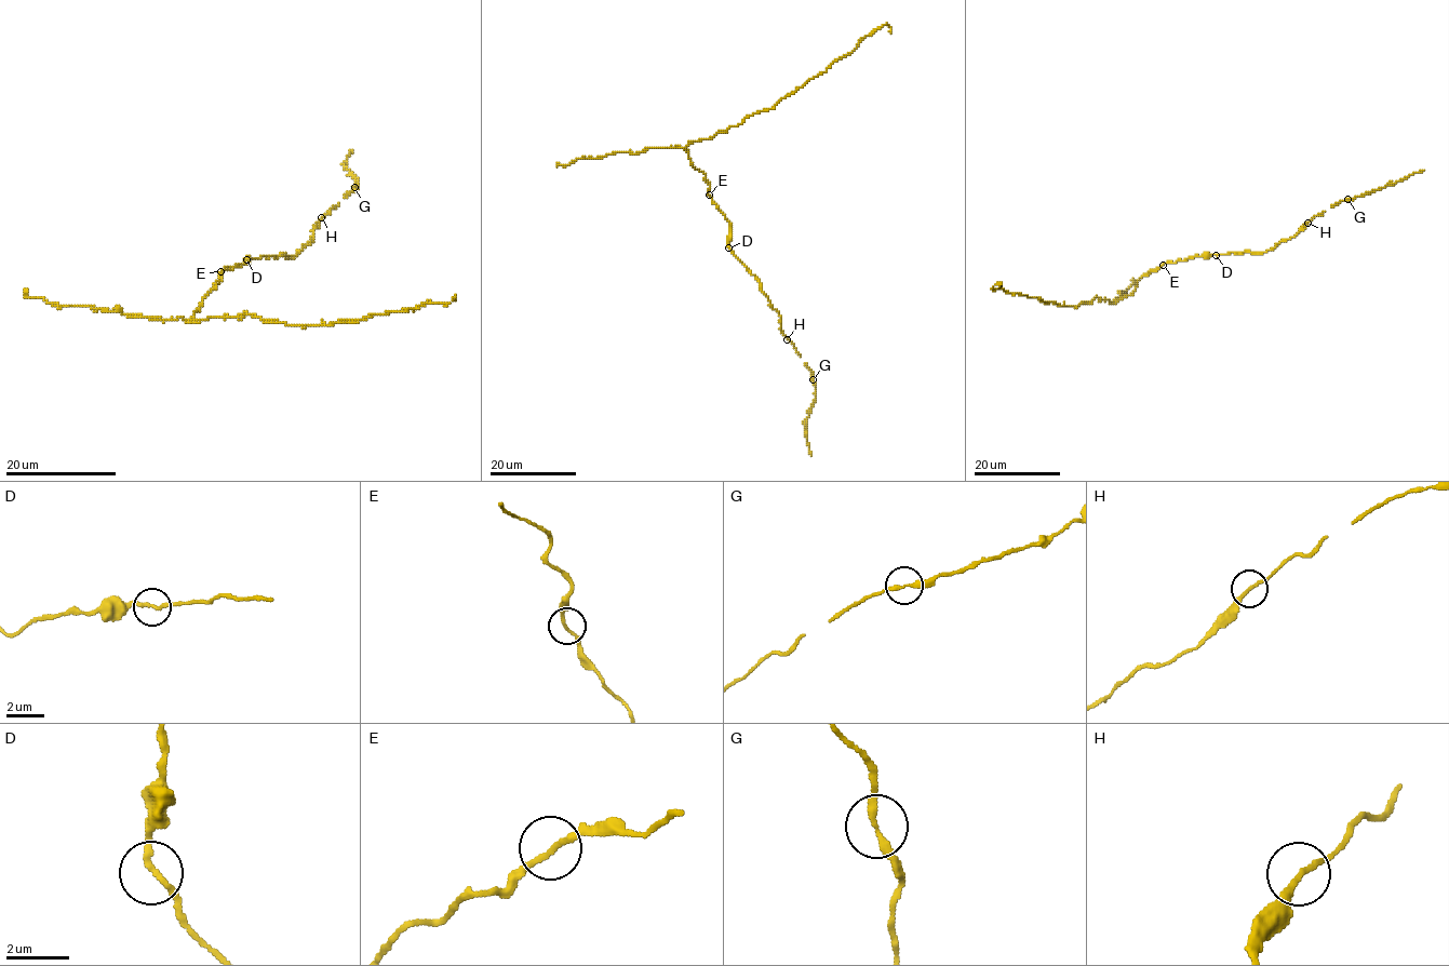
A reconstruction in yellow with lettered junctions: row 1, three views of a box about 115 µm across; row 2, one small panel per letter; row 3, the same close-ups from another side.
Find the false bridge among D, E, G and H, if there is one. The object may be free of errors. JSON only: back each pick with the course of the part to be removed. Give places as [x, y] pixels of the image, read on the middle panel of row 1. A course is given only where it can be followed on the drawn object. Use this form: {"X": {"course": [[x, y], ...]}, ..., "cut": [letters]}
{"cut": []}

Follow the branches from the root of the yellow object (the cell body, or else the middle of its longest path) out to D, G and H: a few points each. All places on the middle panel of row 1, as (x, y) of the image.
D: (709, 191), (712, 202), (729, 224), (728, 247)
G: (709, 191), (729, 224), (728, 247), (759, 282), (780, 317), (781, 334), (810, 370), (813, 379)
H: (709, 191), (712, 202), (729, 224), (728, 247), (759, 282), (760, 290), (780, 317), (781, 334), (787, 339)

